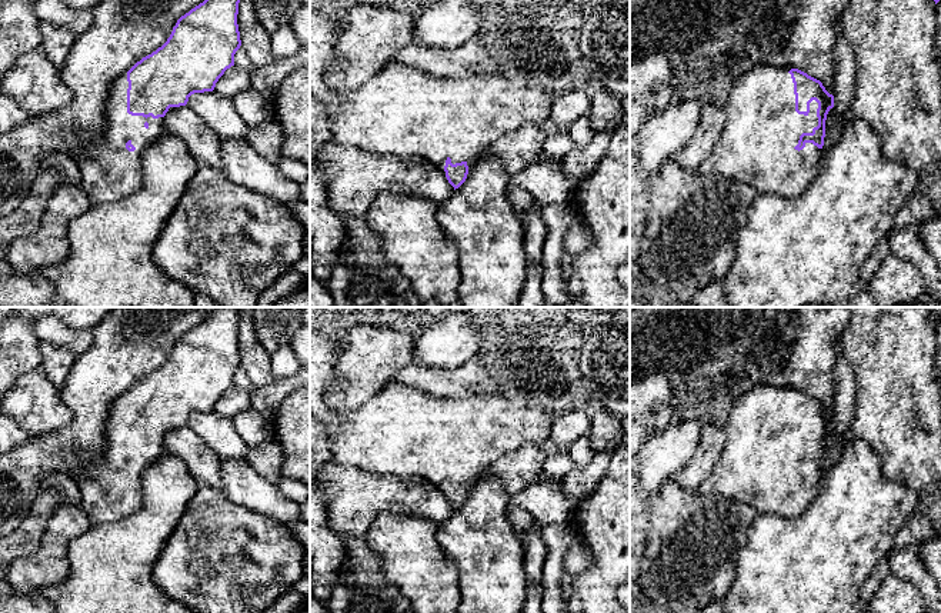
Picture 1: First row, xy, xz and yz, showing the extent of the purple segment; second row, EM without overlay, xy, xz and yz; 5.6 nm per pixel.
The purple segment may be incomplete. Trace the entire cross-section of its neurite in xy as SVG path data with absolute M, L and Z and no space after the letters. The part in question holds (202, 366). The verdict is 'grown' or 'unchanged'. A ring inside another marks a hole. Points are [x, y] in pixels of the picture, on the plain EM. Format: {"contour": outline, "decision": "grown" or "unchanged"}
{"contour": "M217 307L203 323L181 336L167 362L151 374L137 382L127 393L119 396L106 422L106 446L99 457L87 452L76 452L80 456L83 474L74 477L80 489L79 506L87 513L91 524L114 523L139 512L143 499L143 472L158 457L166 454L163 437L171 429L186 426L194 413L213 412L218 399L234 386L234 374L241 366L237 344L240 323L238 307Z", "decision": "grown"}

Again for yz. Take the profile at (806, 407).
{"contour": "M760 384L738 400L725 423L725 443L711 474L700 484L705 496L733 499L755 509L757 514L771 513L785 519L802 514L815 497L817 480L825 457L825 440L834 427L834 416L822 403L798 389Z", "decision": "grown"}

